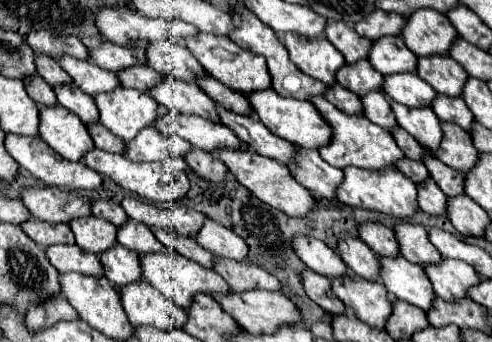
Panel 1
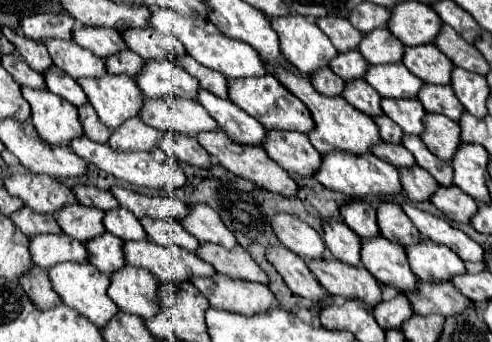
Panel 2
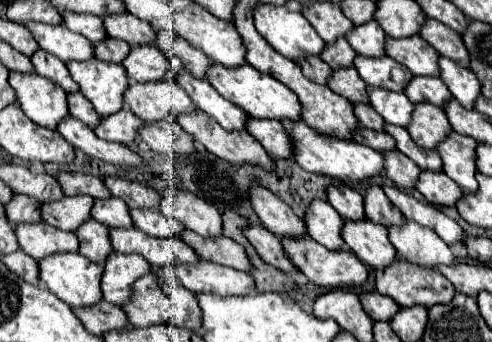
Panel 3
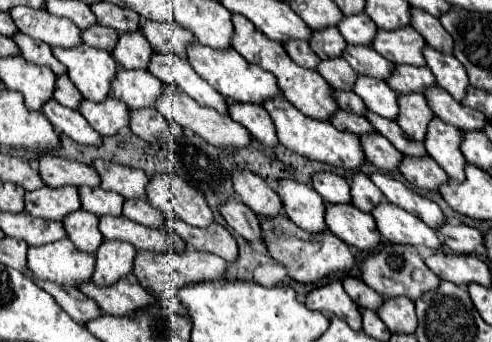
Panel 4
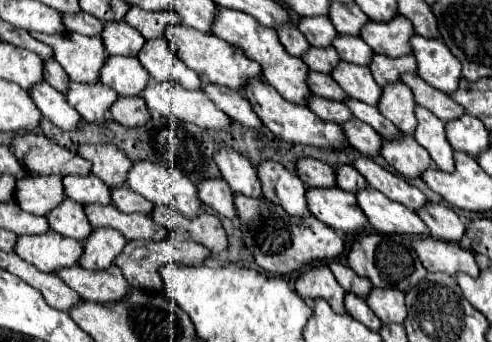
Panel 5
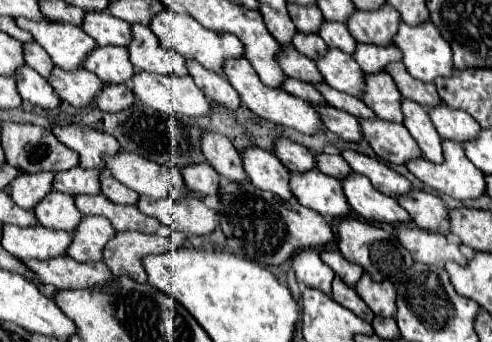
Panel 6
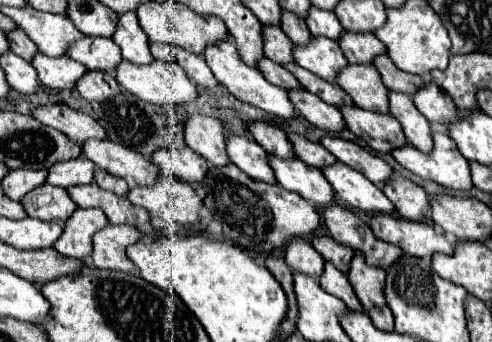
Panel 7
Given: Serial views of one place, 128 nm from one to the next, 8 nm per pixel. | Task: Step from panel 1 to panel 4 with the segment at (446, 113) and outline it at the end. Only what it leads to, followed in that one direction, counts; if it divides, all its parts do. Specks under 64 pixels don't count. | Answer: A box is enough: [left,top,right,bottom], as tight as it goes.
[388,64,436,94]

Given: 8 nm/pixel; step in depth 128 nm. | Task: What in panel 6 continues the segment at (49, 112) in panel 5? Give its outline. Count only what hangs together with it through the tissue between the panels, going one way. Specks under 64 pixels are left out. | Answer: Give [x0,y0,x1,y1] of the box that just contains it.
[16,66,60,110]

